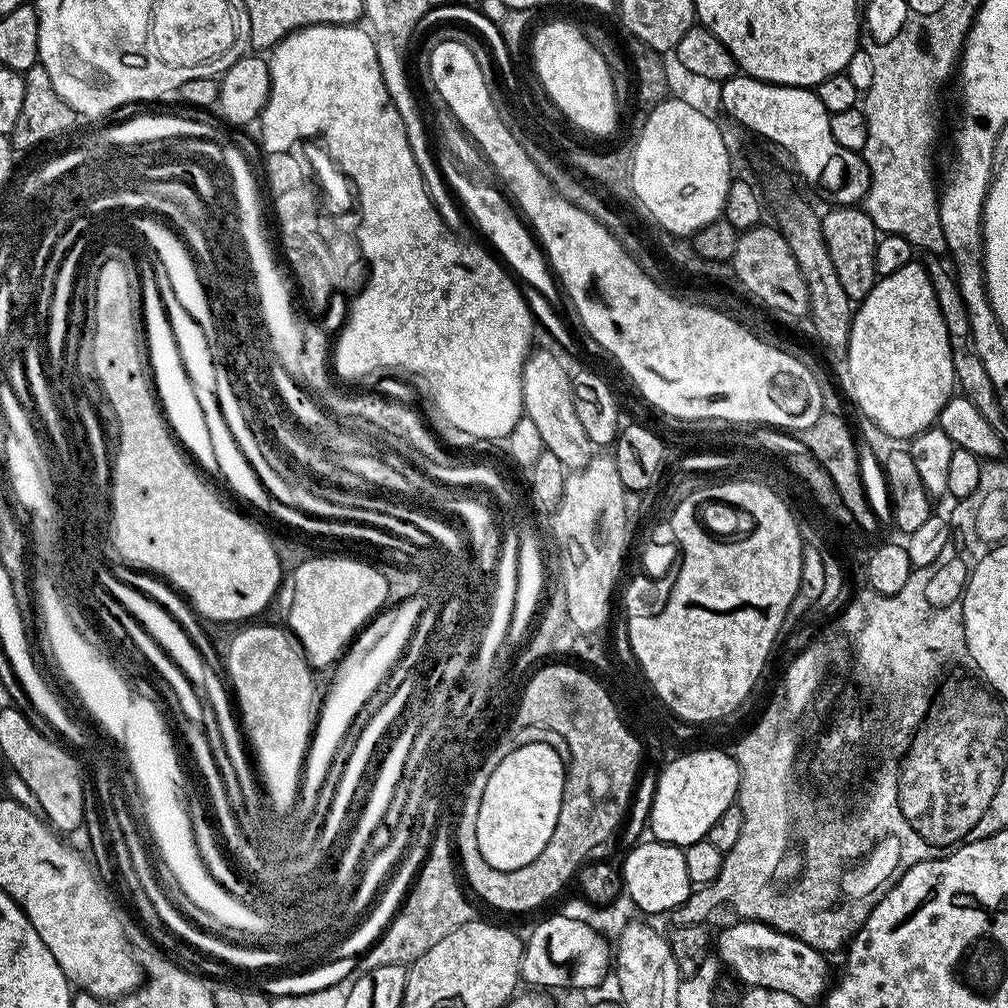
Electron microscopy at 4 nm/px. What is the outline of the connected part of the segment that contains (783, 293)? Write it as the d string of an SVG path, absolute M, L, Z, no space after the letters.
M759 224L741 233L735 256L731 260L733 275L741 284L766 305L792 316L802 317L809 311L809 290L801 270L794 260L789 243L778 228Z

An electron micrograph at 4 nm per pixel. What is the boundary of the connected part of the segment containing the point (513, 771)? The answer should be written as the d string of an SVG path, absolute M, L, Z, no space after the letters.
M530 744L518 746L510 754L507 754L506 758L495 767L490 778L483 782L485 790L482 792L482 802L478 809L477 820L478 850L482 850L482 858L486 858L486 862L490 862L490 866L494 866L494 870L513 872L530 862L534 862L538 858L538 854L542 854L542 850L546 850L546 842L550 842L550 834L554 834L554 826L558 826L560 821L560 810L565 807L566 785L564 786L564 780L566 781L565 757L548 745Z

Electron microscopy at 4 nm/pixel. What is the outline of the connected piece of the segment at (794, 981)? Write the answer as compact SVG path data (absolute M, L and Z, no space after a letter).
M740 918L735 922L737 924L721 930L720 937L714 940L714 952L721 965L729 968L744 983L742 985L748 988L769 987L770 990L792 994L804 1006L827 993L830 987L828 964L824 961L827 959L818 949L790 934L779 932L763 920Z

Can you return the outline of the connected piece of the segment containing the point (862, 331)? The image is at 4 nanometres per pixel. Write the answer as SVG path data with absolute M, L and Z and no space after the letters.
M913 262L902 266L902 270L894 270L894 274L879 277L868 297L859 301L852 317L846 369L850 376L850 395L856 399L863 419L876 424L896 442L911 441L913 436L939 421L942 406L952 399L957 382L950 358L950 338L946 338L946 322L942 322L934 287L923 263Z

